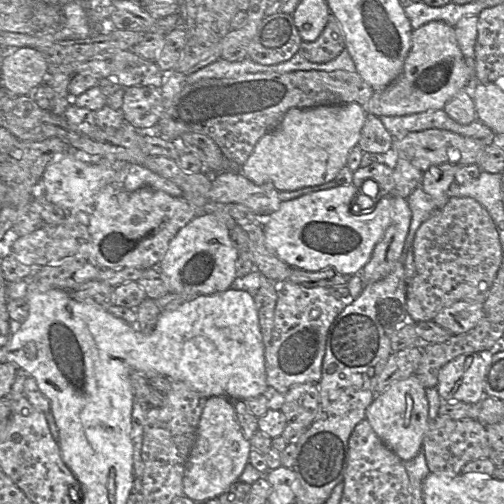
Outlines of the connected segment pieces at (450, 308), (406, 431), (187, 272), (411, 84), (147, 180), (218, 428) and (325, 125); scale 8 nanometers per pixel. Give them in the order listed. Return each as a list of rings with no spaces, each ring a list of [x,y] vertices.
[[[455,301],[443,307],[433,321],[452,335],[459,335],[474,328],[483,316],[483,303]]]
[[[415,375],[392,383],[386,390],[376,395],[365,413],[365,419],[377,436],[403,462],[414,458],[422,450],[428,418],[426,389]]]
[[[198,214],[172,238],[157,268],[167,279],[168,293],[183,293],[197,296],[210,295],[231,288],[231,284],[237,277],[237,257],[238,249],[233,244],[227,227],[213,214]]]
[[[430,21],[411,34],[410,50],[401,74],[387,87],[373,91],[368,112],[380,116],[404,116],[427,110],[442,109],[470,81],[470,68],[459,48],[453,26]]]
[[[128,164],[126,166],[123,186],[129,191],[149,187],[175,197],[183,195],[180,187],[174,182],[139,164]]]
[[[223,396],[207,398],[198,424],[195,441],[185,468],[183,478],[184,495],[192,499],[195,503],[206,502],[212,498],[218,499],[234,482],[239,480],[246,464],[249,462],[251,450],[251,443],[244,437],[237,420],[234,402]]]
[[[355,102],[341,105],[290,108],[278,126],[258,140],[246,162],[240,166],[240,172],[255,184],[272,186],[278,191],[293,191],[332,181],[346,165],[352,148],[358,144],[366,114],[363,108]]]

